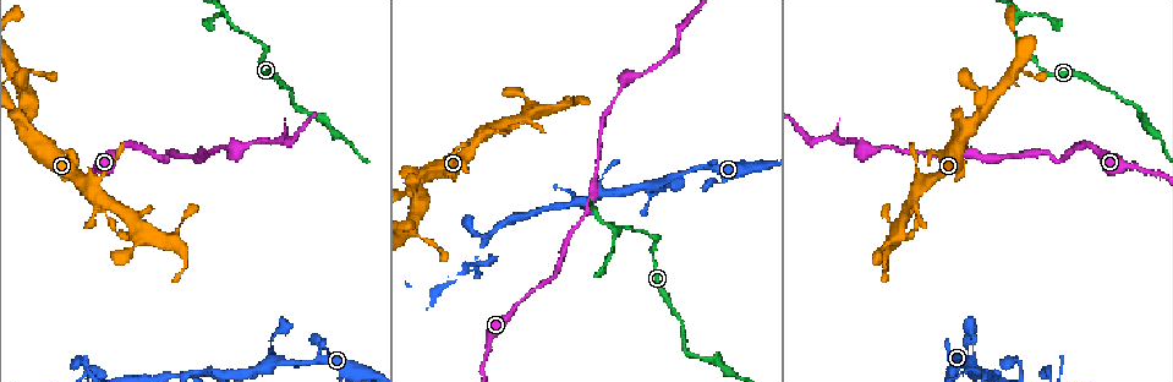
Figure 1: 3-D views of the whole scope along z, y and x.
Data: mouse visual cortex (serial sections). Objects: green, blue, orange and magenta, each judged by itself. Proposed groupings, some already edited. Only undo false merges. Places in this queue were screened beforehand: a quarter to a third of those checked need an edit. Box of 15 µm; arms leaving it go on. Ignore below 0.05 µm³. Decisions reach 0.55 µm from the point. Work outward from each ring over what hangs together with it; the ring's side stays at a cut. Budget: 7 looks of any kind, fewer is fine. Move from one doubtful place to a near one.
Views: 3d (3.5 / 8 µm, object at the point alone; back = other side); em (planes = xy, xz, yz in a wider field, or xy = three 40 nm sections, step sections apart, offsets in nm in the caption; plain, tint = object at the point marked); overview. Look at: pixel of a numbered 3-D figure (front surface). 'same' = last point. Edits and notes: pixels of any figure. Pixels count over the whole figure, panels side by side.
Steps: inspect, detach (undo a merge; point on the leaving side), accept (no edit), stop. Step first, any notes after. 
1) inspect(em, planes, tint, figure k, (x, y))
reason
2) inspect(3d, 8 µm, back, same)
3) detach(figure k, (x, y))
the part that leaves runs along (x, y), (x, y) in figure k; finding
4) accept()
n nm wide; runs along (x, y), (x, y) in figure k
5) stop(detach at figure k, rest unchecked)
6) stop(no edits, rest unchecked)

inspect(3d, 8 µm, back, figure 1, (979, 370))
three arms meet

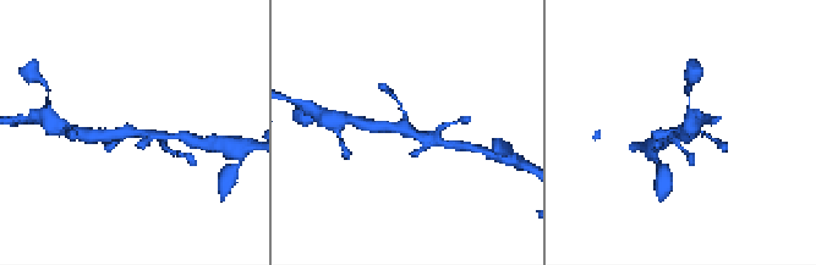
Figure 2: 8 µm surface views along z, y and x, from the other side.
inspect(em, planes, tint, figure 2, (129, 131))
3 arms; arms of 150, 250, 350 nm; shape alone is not enough

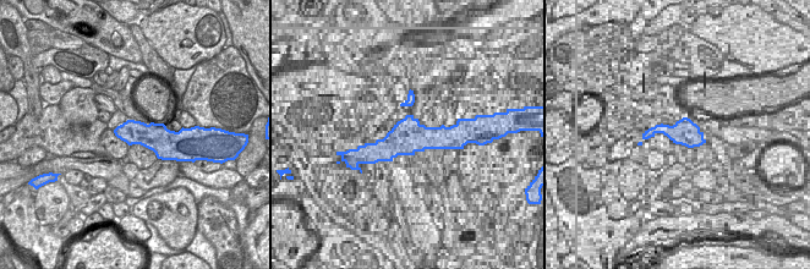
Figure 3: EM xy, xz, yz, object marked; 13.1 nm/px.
accept()
runs along (366, 126), (436, 141) in figure 2; one cell here

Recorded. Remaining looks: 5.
inspect(3d, 3.5 µm, back, figure 1, (481, 236))
sharp bend

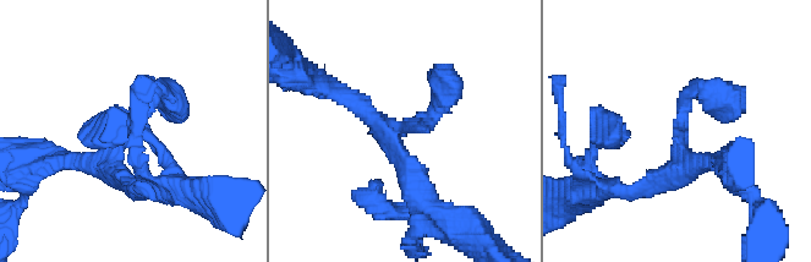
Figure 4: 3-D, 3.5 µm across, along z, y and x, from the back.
inspect(em, xy, step 1, tint, figure 4, (410, 127))
arms of 200, 250 nm; shape alone is not enough

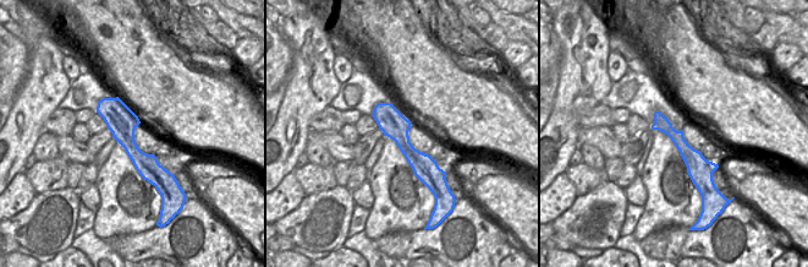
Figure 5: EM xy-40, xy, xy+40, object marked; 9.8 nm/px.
accept()
280 nm wide; runs along (103, 102), (122, 121), (153, 180) in figure 5; all the same cell

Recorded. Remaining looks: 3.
inspect(3d, 3.5 µm, figure 1, (554, 273))
abrupt turn

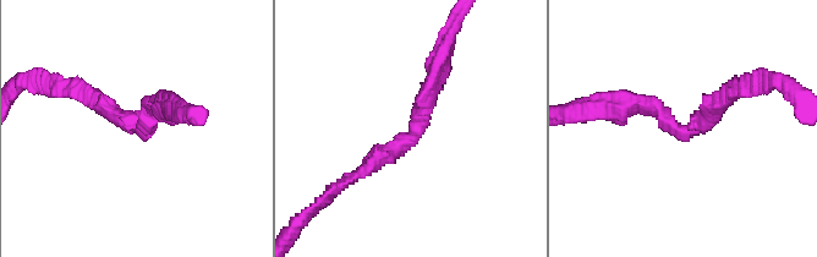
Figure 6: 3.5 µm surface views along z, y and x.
inspect(em, xy, step 5, tint, figure 6, (144, 130))
shape alone is not enough

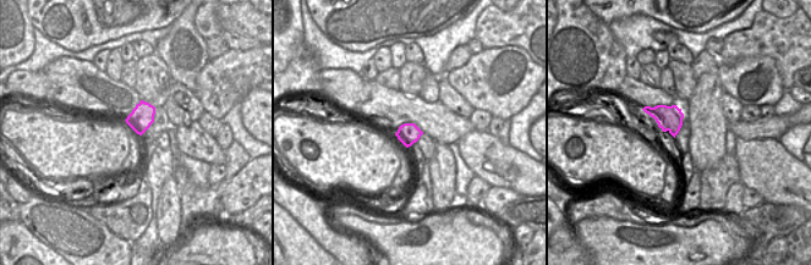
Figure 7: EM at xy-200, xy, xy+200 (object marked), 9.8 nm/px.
accept()
arms of 200, 200 nm; runs along (358, 174), (418, 134), (437, 67) in figure 6; all the same cell

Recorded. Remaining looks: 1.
stop(no edits, rest unchecked)

